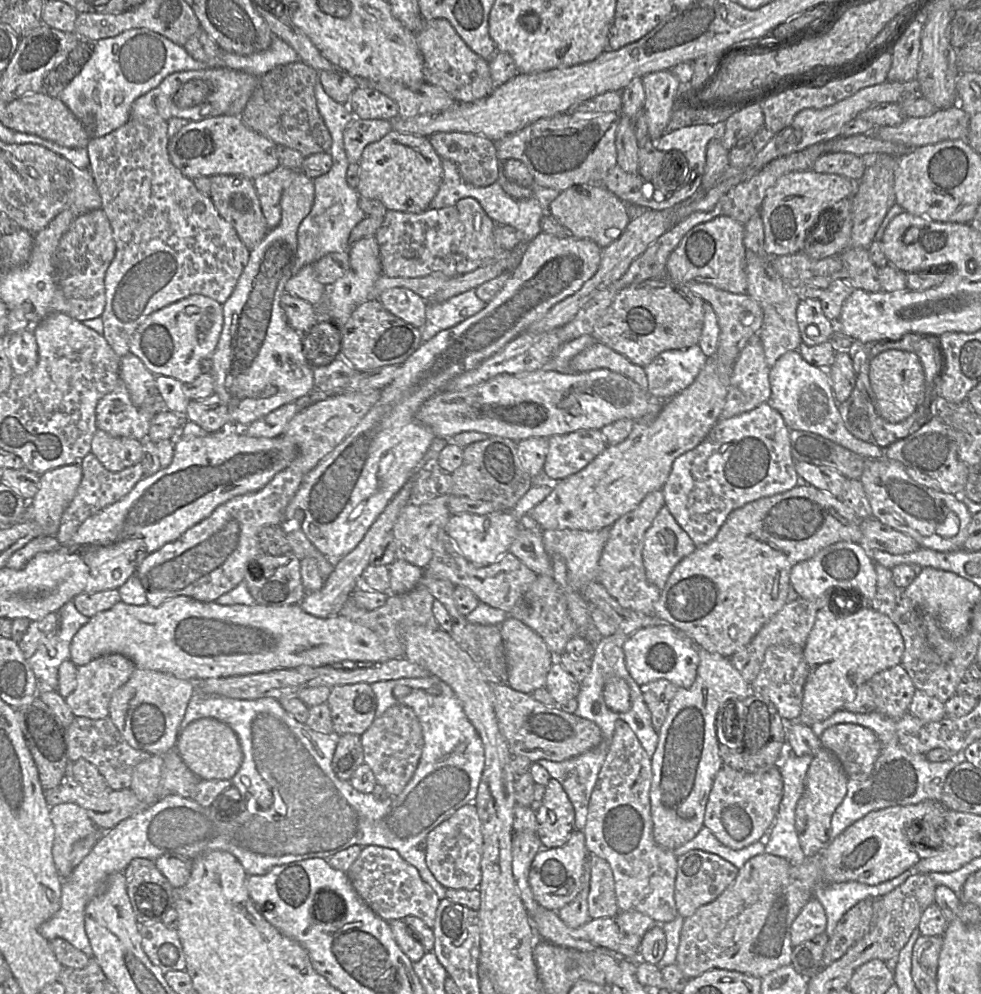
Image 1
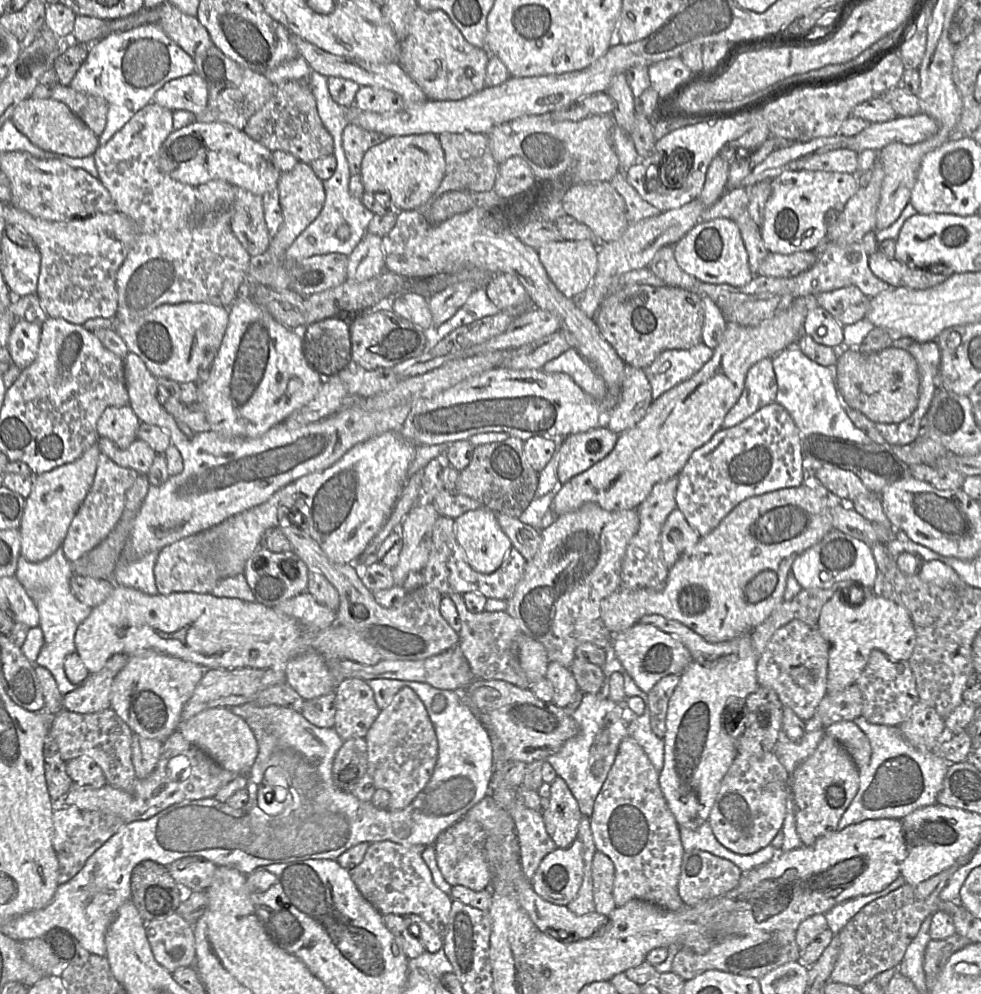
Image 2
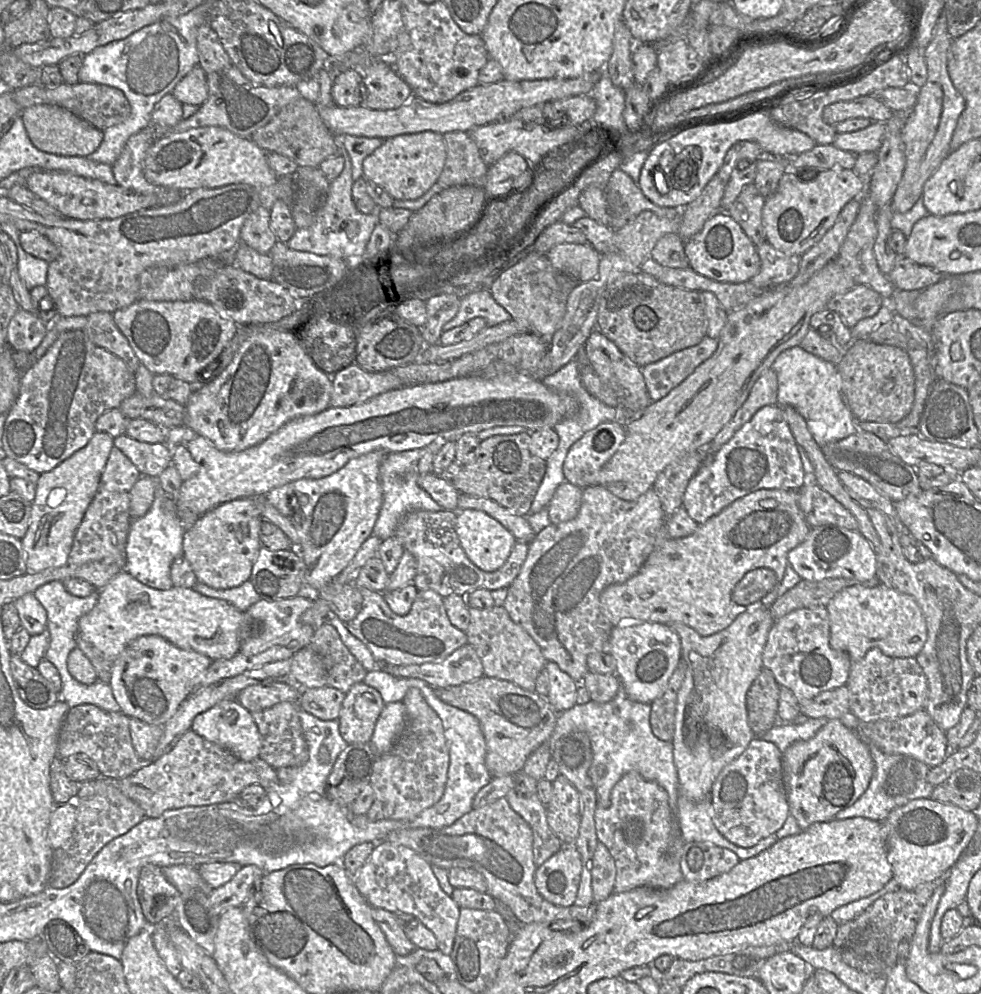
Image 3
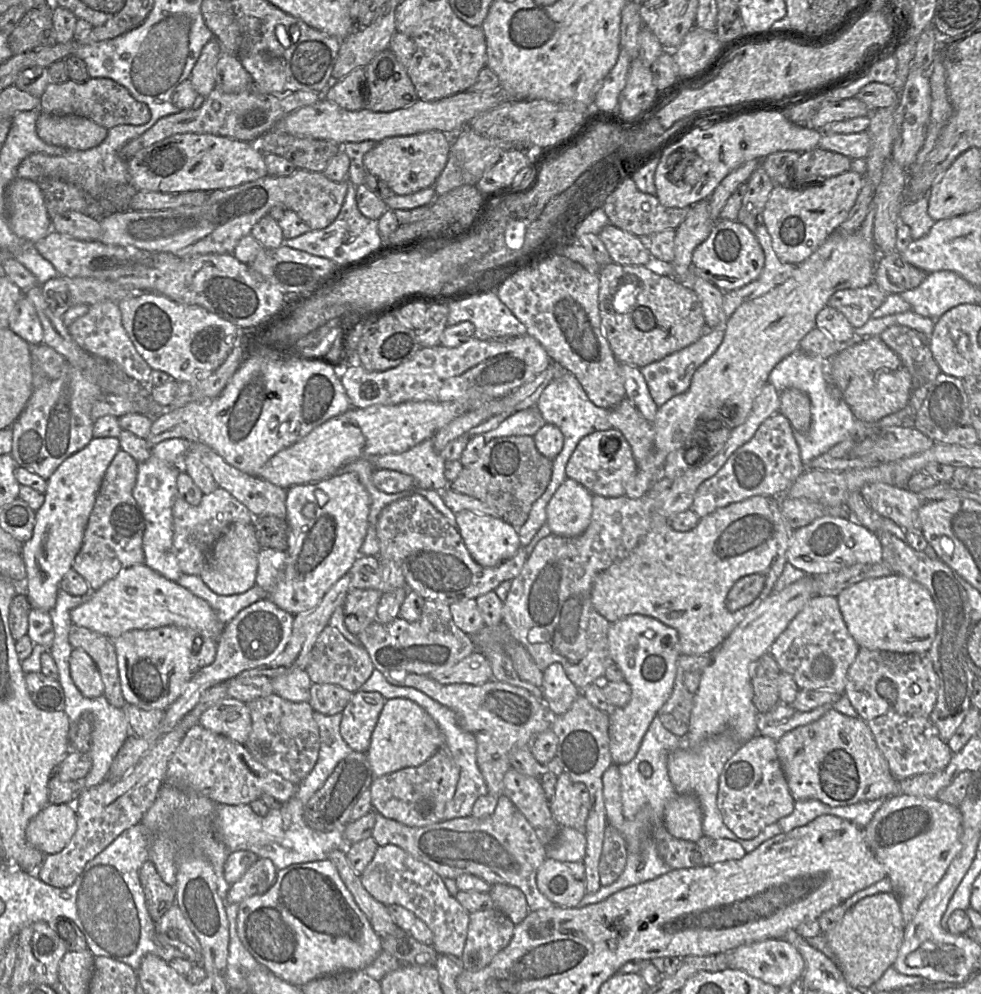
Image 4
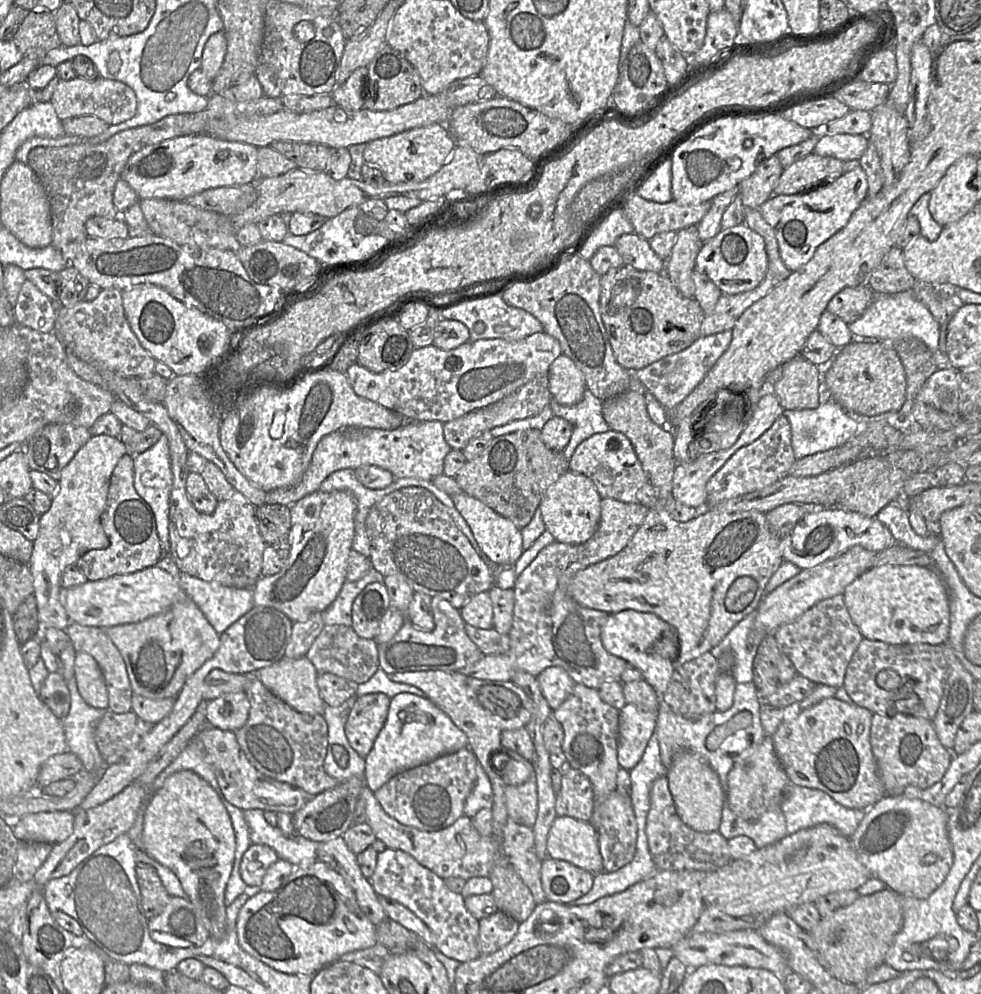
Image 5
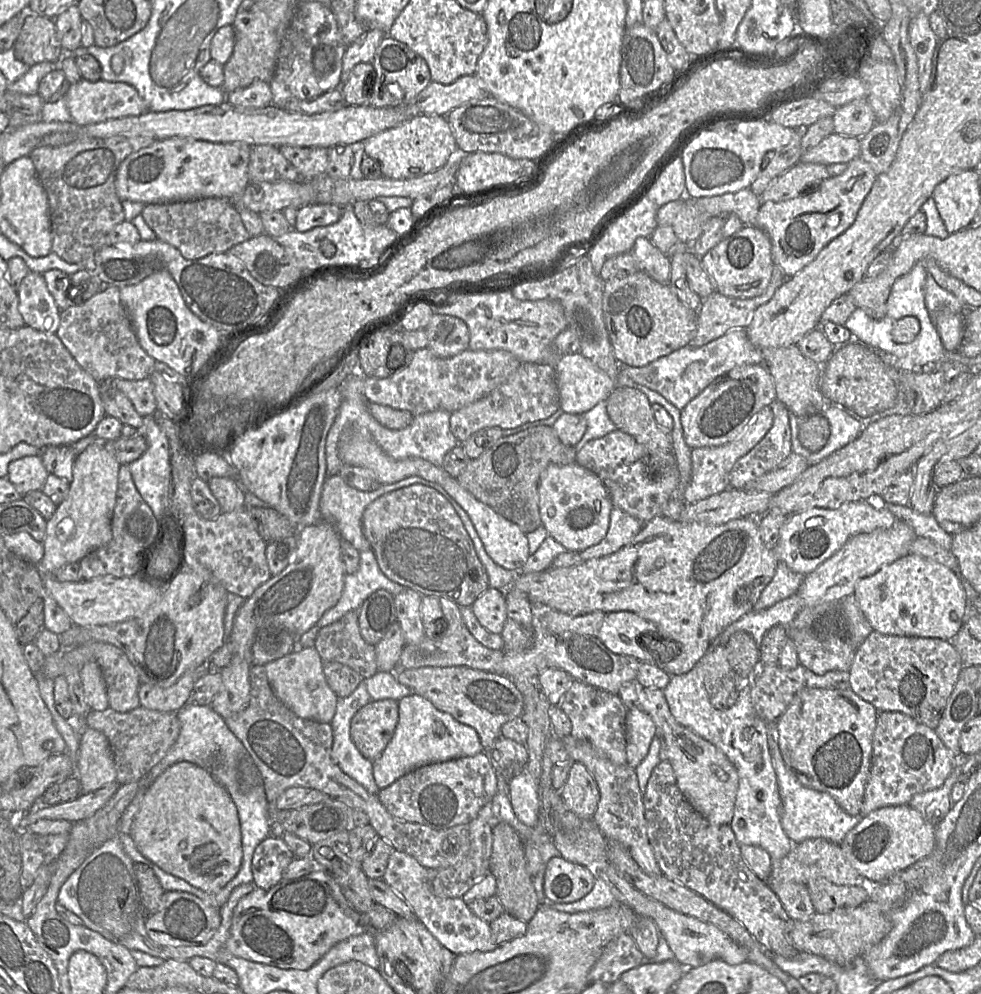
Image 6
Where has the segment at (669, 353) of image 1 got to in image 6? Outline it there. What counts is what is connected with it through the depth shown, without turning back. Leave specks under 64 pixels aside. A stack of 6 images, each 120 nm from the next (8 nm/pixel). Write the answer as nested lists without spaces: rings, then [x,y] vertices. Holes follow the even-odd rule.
[[[736,328],[700,347],[686,345],[670,354],[642,366],[620,365],[622,371],[634,382],[658,392],[667,401],[682,410],[717,378],[745,364],[761,364],[762,350],[749,340],[745,328]]]

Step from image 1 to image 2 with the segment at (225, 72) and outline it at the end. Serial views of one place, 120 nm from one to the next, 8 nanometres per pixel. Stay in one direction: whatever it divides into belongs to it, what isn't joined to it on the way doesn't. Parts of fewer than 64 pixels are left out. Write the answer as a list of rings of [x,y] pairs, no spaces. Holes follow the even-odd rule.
[[[192,73],[167,82],[153,97],[152,103],[171,111],[185,110],[197,115],[208,102],[208,89],[204,79]]]

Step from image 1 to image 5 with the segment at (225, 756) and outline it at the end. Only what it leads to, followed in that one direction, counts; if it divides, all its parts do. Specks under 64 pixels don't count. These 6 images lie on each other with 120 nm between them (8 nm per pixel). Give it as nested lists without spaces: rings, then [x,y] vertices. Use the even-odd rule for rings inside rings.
[[[246,692],[224,694],[207,702],[206,723],[224,731],[237,731],[249,717],[250,703]]]

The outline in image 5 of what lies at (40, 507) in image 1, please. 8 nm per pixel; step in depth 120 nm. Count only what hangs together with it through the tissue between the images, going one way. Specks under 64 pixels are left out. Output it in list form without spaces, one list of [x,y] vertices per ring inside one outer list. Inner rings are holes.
[[[91,436],[62,470],[51,508],[41,515],[39,535],[33,542],[28,563],[42,626],[60,630],[68,628],[71,621],[60,601],[62,573],[68,566],[76,564],[89,550],[105,549],[110,544],[101,524],[101,516],[107,506],[111,475],[120,458],[126,453],[127,447],[118,437]]]

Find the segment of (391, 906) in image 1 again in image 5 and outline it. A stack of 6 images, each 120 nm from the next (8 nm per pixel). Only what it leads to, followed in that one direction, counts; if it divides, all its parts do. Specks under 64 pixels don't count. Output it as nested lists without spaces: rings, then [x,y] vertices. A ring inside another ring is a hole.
[[[386,848],[378,855],[370,883],[378,896],[402,904],[427,925],[435,936],[432,948],[460,963],[479,957],[479,920],[467,910],[465,899],[460,893],[449,890],[442,878],[412,856],[401,850]]]

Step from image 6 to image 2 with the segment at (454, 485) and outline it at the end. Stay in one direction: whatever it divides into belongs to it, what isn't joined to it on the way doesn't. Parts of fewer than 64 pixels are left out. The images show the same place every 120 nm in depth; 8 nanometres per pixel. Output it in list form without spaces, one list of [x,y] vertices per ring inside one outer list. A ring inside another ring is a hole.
[[[481,507],[467,511],[454,519],[454,522],[454,533],[457,544],[469,566],[482,574],[490,574],[497,570],[511,549],[512,543],[501,529],[496,518],[496,513],[485,507]]]

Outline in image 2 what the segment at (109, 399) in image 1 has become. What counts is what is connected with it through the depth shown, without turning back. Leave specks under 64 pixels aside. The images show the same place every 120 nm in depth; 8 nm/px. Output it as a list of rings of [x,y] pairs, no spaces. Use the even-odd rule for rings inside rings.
[[[130,405],[107,407],[97,421],[99,437],[108,438],[125,449],[137,438],[141,421]]]

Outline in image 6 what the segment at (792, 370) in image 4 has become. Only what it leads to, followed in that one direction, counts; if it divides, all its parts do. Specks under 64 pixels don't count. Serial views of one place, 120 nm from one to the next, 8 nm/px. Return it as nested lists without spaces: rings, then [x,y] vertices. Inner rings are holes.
[[[827,404],[822,411],[830,425],[830,435],[825,446],[817,452],[807,450],[798,438],[800,417],[789,413],[789,424],[791,429],[792,452],[802,456],[810,464],[816,464],[829,457],[837,450],[854,441],[868,423],[876,421],[881,417],[892,415],[890,412],[883,412],[869,418],[862,418],[852,410],[837,405]]]

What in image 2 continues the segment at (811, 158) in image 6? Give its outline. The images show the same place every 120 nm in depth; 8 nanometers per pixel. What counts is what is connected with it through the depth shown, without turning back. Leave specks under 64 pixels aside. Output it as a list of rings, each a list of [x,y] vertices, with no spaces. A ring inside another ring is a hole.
[[[927,114],[896,117],[887,122],[870,123],[853,137],[847,137],[847,148],[858,153],[866,149],[879,152],[885,146],[900,142],[913,145],[929,139],[938,131],[936,121]]]

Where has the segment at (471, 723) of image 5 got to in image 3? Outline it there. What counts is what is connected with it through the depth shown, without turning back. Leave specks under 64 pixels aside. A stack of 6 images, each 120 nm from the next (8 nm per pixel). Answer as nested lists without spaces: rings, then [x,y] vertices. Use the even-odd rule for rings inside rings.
[[[485,676],[459,686],[434,689],[442,702],[468,712],[479,721],[486,744],[485,765],[492,778],[522,771],[530,754],[549,740],[559,715],[535,691]]]

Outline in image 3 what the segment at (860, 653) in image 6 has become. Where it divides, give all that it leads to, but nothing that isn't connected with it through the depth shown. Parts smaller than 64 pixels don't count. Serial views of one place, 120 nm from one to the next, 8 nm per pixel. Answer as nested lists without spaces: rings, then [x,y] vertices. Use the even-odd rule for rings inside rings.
[[[871,648],[860,660],[852,662],[846,683],[850,711],[860,723],[894,720],[926,708],[928,683],[915,657],[897,658]]]

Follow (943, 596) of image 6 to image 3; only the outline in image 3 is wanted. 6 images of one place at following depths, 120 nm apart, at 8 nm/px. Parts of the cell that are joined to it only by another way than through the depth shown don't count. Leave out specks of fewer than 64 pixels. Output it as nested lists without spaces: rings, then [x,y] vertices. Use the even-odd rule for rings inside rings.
[[[878,583],[874,587],[854,585],[837,592],[826,606],[830,623],[830,645],[846,652],[852,662],[860,660],[871,648],[879,648],[885,655],[897,658],[916,657],[927,640],[927,624],[916,600]]]

